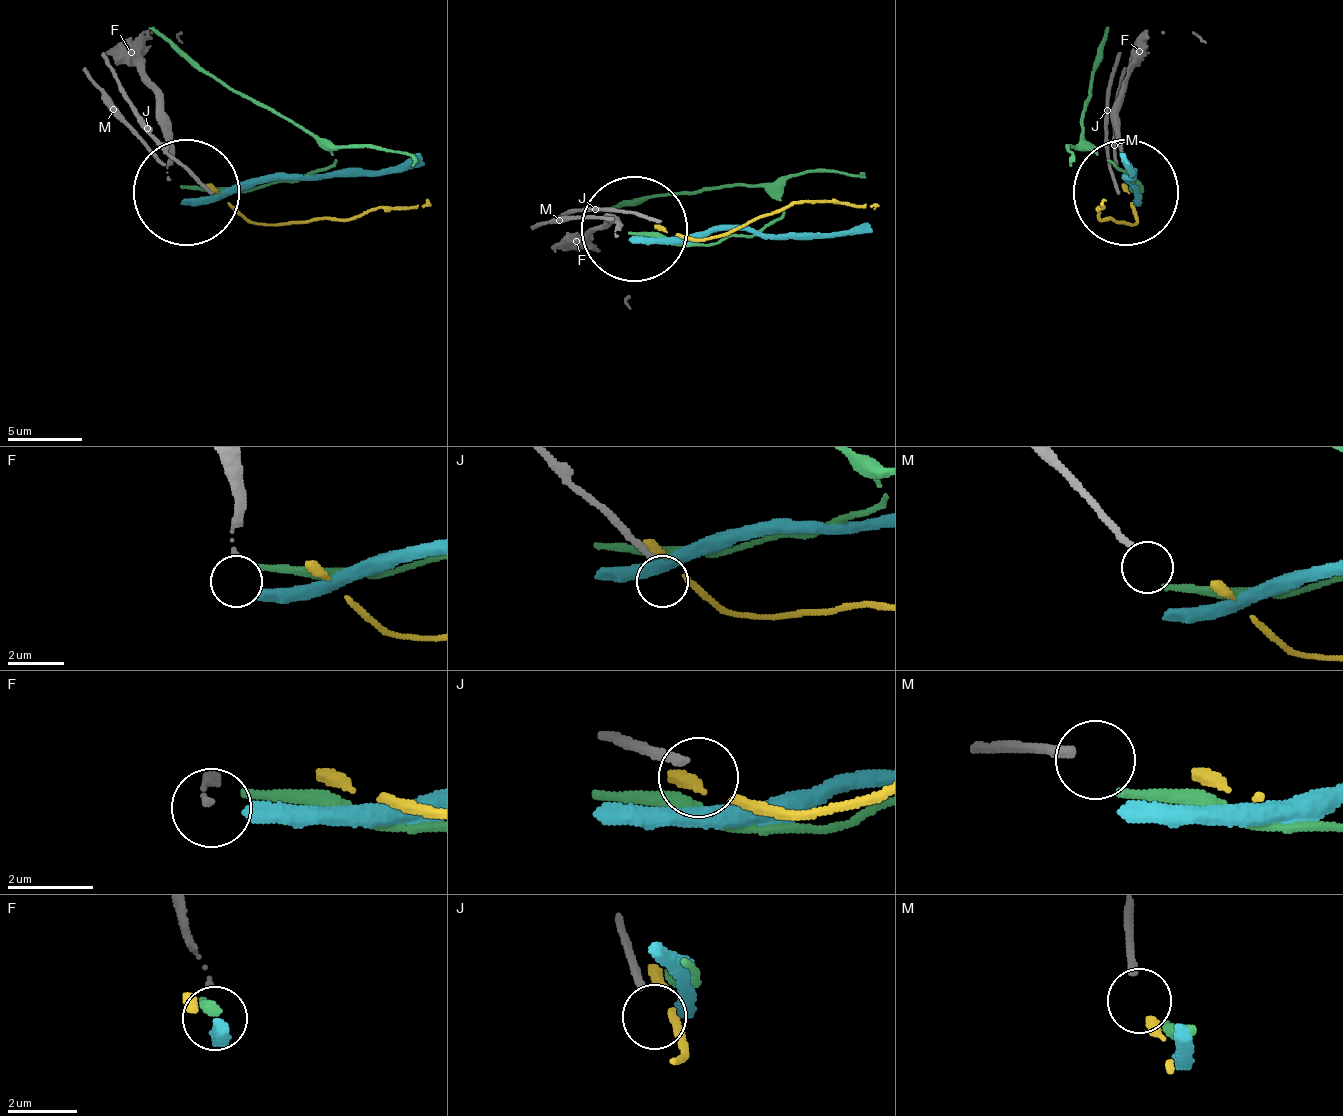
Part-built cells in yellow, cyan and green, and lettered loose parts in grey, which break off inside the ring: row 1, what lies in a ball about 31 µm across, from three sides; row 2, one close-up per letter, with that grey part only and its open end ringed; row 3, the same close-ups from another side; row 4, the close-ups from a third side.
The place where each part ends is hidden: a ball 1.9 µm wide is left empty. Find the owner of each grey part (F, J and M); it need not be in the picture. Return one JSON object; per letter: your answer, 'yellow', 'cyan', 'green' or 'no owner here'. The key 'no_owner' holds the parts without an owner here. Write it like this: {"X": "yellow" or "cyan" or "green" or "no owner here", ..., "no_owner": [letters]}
{"F": "no owner here", "J": "no owner here", "M": "no owner here", "no_owner": ["F", "J", "M"]}

